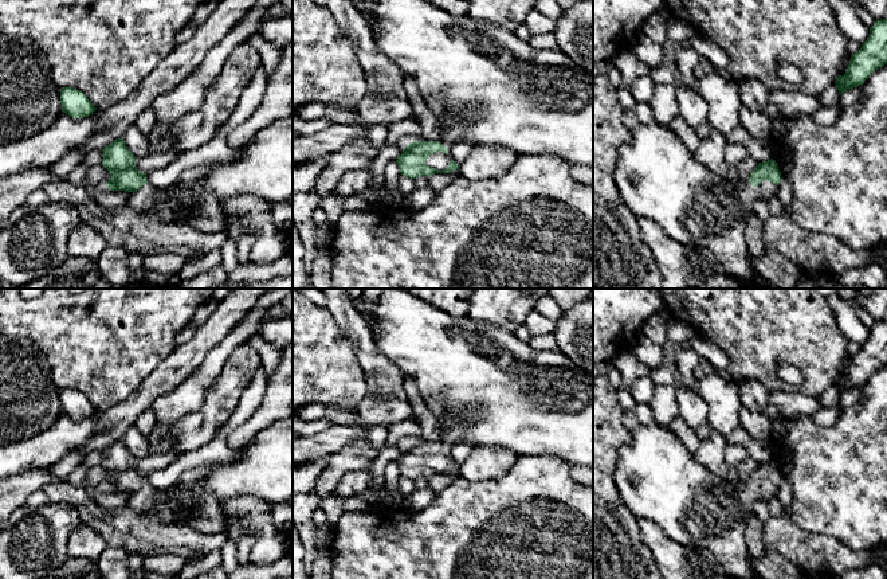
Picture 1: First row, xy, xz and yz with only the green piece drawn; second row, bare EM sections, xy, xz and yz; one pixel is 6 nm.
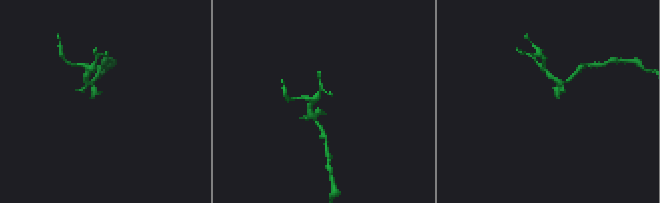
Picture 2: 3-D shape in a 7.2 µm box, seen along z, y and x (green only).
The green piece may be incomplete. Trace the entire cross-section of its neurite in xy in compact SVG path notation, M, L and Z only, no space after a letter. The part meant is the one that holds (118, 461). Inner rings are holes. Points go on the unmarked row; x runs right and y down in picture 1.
M117 439L102 450L102 466L110 473L106 489L133 493L130 506L140 515L154 515L164 524L174 524L176 513L191 494L184 488L154 489L136 467L136 457L122 439Z

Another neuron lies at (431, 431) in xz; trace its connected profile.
M405 377L404 390L413 410L412 419L421 427L421 434L416 442L439 442L441 437L439 419L428 410L416 382L412 377Z

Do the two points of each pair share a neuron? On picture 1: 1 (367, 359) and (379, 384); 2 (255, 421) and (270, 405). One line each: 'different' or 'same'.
1: same
2: same

